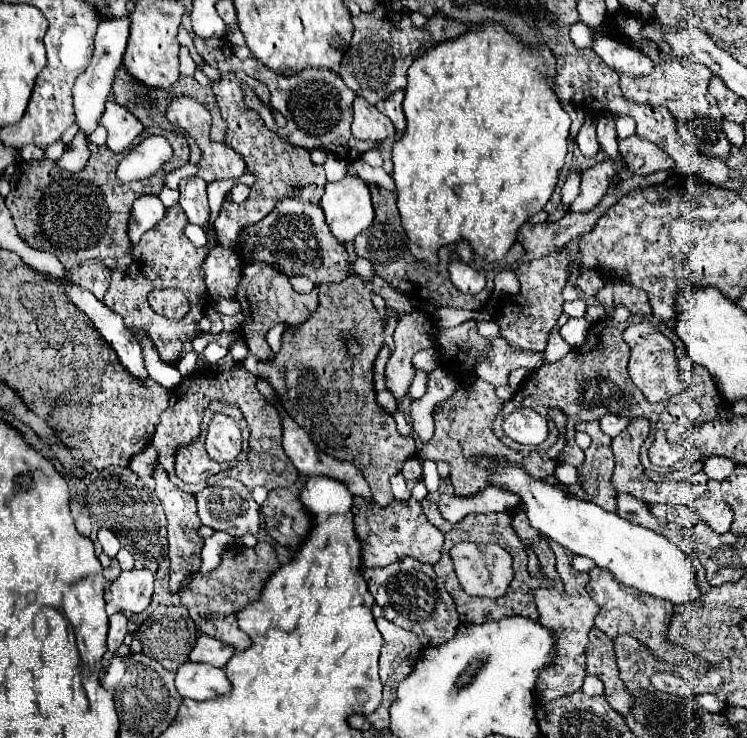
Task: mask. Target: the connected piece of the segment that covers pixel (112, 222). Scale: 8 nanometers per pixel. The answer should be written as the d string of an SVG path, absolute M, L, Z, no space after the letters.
M154 129L154 133L150 136L159 135L165 137L171 145L173 145L173 159L169 161L169 167L165 171L159 171L155 177L137 183L121 183L115 175L117 163L123 159L123 153L111 153L111 149L107 145L91 145L91 157L89 163L83 171L79 173L69 173L69 171L61 171L53 161L41 159L41 161L19 161L15 165L15 173L11 175L11 193L5 197L5 205L13 215L17 233L21 235L21 239L25 239L31 247L35 249L43 249L43 251L55 251L55 255L59 257L59 261L71 269L75 265L79 265L81 261L91 261L91 259L99 259L103 261L103 265L107 265L107 269L127 269L127 263L131 263L131 241L127 235L127 225L131 219L131 205L137 197L145 195L157 195L163 189L165 183L165 175L181 169L183 165L187 165L189 161L189 147L187 147L187 139L181 133L175 131Z

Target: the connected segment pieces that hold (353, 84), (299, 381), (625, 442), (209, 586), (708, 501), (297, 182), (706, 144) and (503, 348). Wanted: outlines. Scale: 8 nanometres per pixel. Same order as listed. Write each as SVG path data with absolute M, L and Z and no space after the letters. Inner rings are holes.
M377 5L371 13L361 13L353 17L355 33L351 39L351 47L347 49L339 75L349 85L349 89L359 91L359 97L365 97L367 103L377 105L383 97L389 97L397 89L405 89L407 85L407 69L421 53L421 47L431 47L433 43L455 39L467 31L467 25L447 19L443 15L435 15L427 21L425 27L411 27L409 13L387 11L383 5Z
M349 275L343 283L321 285L317 309L299 329L283 333L281 351L275 361L261 363L259 367L251 365L251 371L273 385L289 417L311 435L323 453L349 461L363 473L373 491L373 501L385 507L393 499L389 479L415 455L415 439L399 435L393 417L375 401L373 361L385 345L385 335L383 321L371 301L371 291L371 285L357 275ZM343 333L351 333L361 341L361 355L349 359L341 345Z
M637 417L631 421L631 425L627 425L627 429L623 429L623 433L619 433L617 437L613 437L611 449L615 455L615 471L611 477L613 489L617 493L631 493L635 497L639 497L645 503L675 503L675 505L691 505L701 493L703 493L703 481L693 481L693 477L685 477L685 479L677 479L671 481L671 477L667 477L665 481L651 481L643 469L643 465L639 463L639 447L643 445L643 441L647 439L651 429L651 423L645 417Z
M259 541L255 547L245 547L241 543L235 543L227 547L223 553L223 561L217 569L213 569L207 575L195 573L191 583L179 591L181 595L181 605L187 605L189 617L195 621L197 629L205 635L211 635L219 641L225 641L233 645L237 651L245 651L251 645L251 639L247 633L243 633L237 625L237 613L245 609L247 605L259 601L263 585L267 579L279 569L279 559L275 555L275 549Z
M709 481L707 491L695 501L695 511L699 517L717 533L727 533L731 529L731 509L723 501L719 481Z
M227 73L221 75L221 81L215 83L213 93L217 97L217 105L221 109L223 119L227 121L227 135L225 135L225 143L231 145L237 153L243 155L247 169L255 173L257 181L251 187L251 195L245 203L241 205L233 205L233 203L225 203L221 207L221 213L215 221L215 231L217 231L217 239L221 245L225 247L235 247L237 243L237 233L243 225L253 225L257 221L261 221L277 203L277 199L283 197L299 197L305 201L315 201L319 203L319 197L323 195L325 189L325 171L321 165L315 165L309 157L307 149L289 145L287 139L279 137L277 133L269 131L263 123L263 119L251 111L245 101L243 101L243 91L241 91L241 83L249 83L249 87L257 93L257 95L269 95L269 89L261 83L255 81L251 77L247 77L245 73Z
M673 59L657 65L649 75L641 77L619 71L619 81L627 101L667 107L677 121L677 133L687 139L687 143L699 147L699 151L703 151L705 155L717 155L721 159L727 159L731 143L723 131L723 115L717 107L717 101L707 89L711 81L709 69L691 59Z
M491 339L491 341L493 341L493 349L489 359L481 361L477 367L477 375L487 383L495 387L505 387L507 377L513 369L519 367L539 369L541 363L539 357L543 357L543 353L519 353L519 349L511 349L511 345L507 345L507 341L503 339ZM527 357L531 357L533 361L529 361Z

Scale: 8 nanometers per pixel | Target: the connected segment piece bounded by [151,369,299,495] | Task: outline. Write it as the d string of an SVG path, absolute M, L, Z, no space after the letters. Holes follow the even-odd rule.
M229 369L219 373L217 377L207 377L207 375L197 375L197 377L187 377L183 379L175 389L171 389L171 397L169 397L169 407L165 409L165 413L161 415L161 421L155 429L153 435L153 447L159 453L159 463L167 469L169 479L183 491L197 495L199 489L213 485L217 479L221 477L235 477L239 481L243 481L247 485L247 489L255 489L257 485L265 485L267 489L277 489L277 487L291 487L295 485L295 481L299 479L299 471L295 469L295 465L291 463L291 459L285 455L283 449L283 425L281 425L281 417L275 411L275 407L259 393L259 389L255 389L255 375L251 375L245 369ZM211 399L225 399L229 403L235 403L241 413L247 417L247 423L251 427L251 449L245 461L237 463L233 469L217 473L215 477L199 483L199 485L187 485L183 483L177 473L175 473L175 449L179 445L183 445L183 435L191 435L191 439L195 435L199 435L199 421L203 417L203 411L207 407L207 403Z

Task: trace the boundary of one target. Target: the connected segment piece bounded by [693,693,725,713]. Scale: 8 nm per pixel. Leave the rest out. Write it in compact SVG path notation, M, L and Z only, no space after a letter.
M701 693L701 695L693 695L693 699L697 701L697 703L701 703L701 707L705 709L705 711L723 711L725 709L725 705L715 697L715 695L709 695L709 693Z

